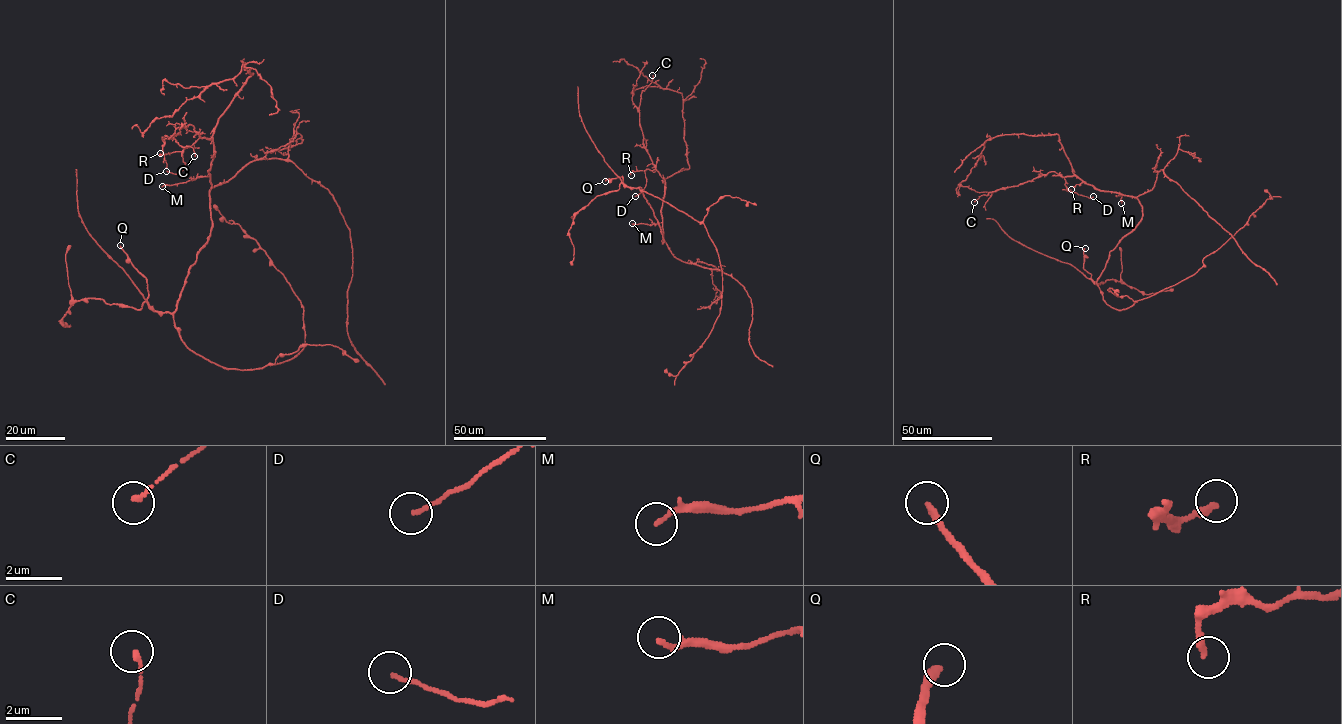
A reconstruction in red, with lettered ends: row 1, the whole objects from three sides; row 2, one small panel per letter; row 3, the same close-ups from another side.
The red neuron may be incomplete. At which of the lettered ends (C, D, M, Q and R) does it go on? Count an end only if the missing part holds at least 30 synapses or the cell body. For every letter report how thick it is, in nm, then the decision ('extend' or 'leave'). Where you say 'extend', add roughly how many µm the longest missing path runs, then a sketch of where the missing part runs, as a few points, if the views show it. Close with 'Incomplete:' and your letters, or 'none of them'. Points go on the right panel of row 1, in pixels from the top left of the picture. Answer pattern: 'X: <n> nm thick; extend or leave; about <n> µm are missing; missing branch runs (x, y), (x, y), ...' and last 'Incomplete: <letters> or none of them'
C: 150 nm thick; leave
D: 120 nm thick; leave
M: 130 nm thick; leave
Q: 280 nm thick; extend; about 40 µm are missing; missing branch runs (1085, 248), (1088, 215), (1095, 211), (1100, 219)
R: 200 nm thick; leave
Incomplete: Q

